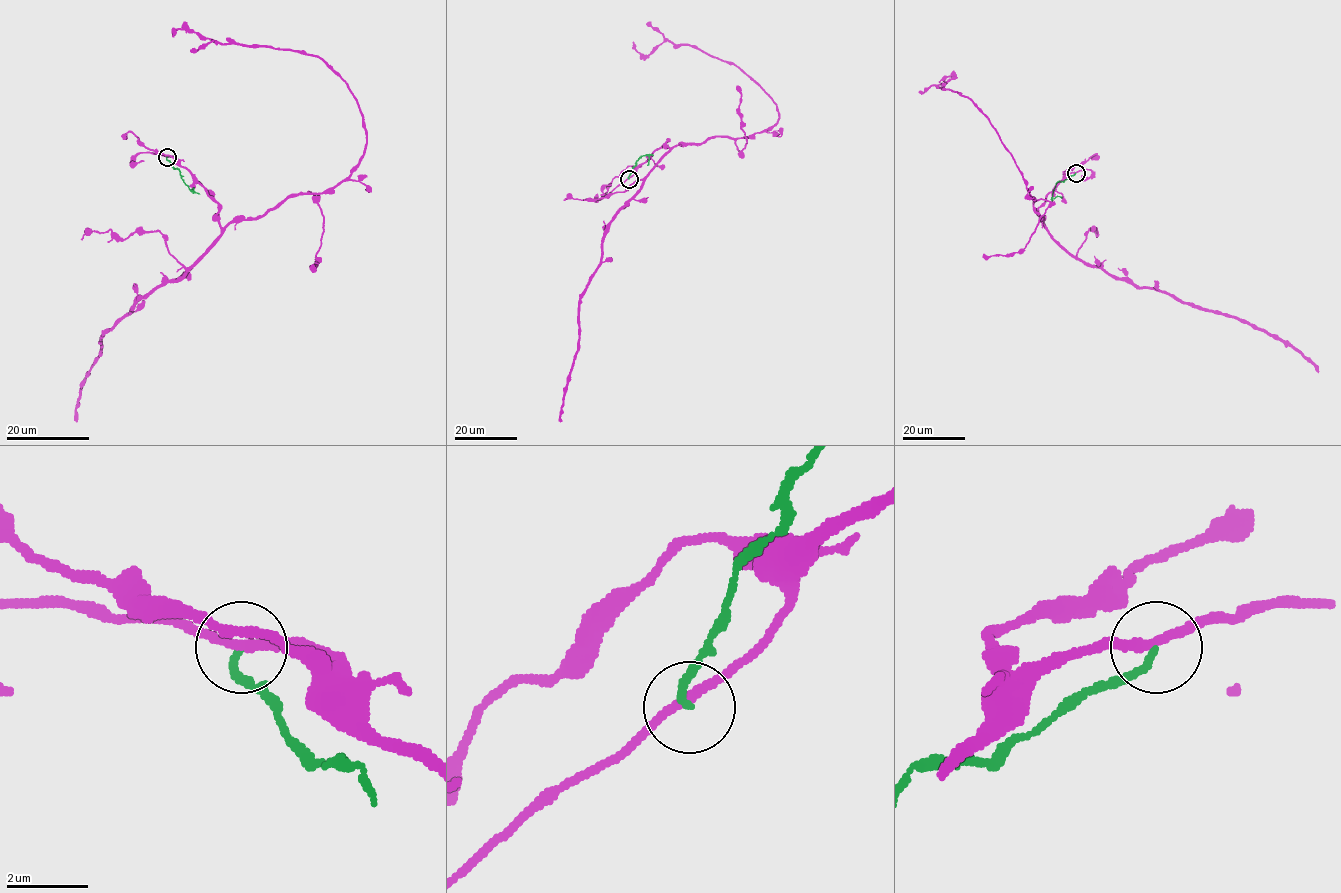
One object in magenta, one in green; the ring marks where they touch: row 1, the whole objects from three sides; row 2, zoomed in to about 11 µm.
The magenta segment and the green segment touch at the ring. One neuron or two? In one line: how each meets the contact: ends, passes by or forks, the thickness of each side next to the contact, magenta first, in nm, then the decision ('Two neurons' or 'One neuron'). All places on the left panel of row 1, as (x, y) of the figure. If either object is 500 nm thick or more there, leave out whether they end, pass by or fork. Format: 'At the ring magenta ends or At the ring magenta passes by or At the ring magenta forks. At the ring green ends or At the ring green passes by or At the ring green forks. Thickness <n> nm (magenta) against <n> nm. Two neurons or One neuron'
At the ring magenta passes by. At the ring green ends. Thickness 240 nm (magenta) against 170 nm. Two neurons

